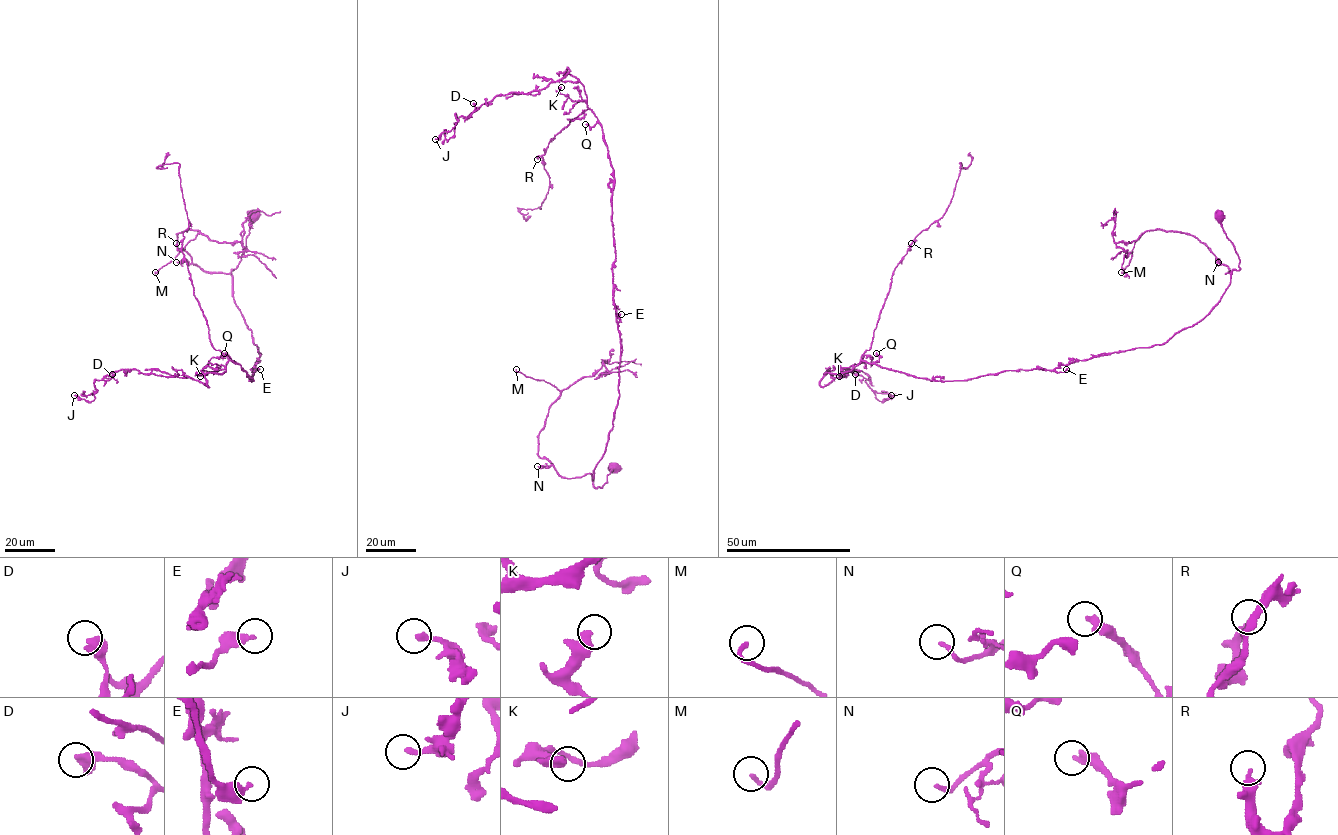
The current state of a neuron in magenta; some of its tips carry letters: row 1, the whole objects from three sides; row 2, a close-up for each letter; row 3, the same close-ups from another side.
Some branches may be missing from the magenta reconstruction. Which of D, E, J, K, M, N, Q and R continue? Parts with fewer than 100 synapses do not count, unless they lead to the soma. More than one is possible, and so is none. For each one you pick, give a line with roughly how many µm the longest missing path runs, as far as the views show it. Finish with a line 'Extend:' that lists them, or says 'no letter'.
Extend: no letter

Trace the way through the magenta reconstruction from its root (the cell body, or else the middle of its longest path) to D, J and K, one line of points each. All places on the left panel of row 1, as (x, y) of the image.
D: (253, 217), (231, 271), (260, 355), (252, 381), (231, 361), (204, 375), (207, 386), (112, 374)
J: (253, 217), (231, 271), (252, 381), (231, 361), (207, 386), (125, 369), (74, 395)
K: (253, 217), (231, 271), (234, 302), (260, 355), (253, 379), (231, 361), (200, 376)

